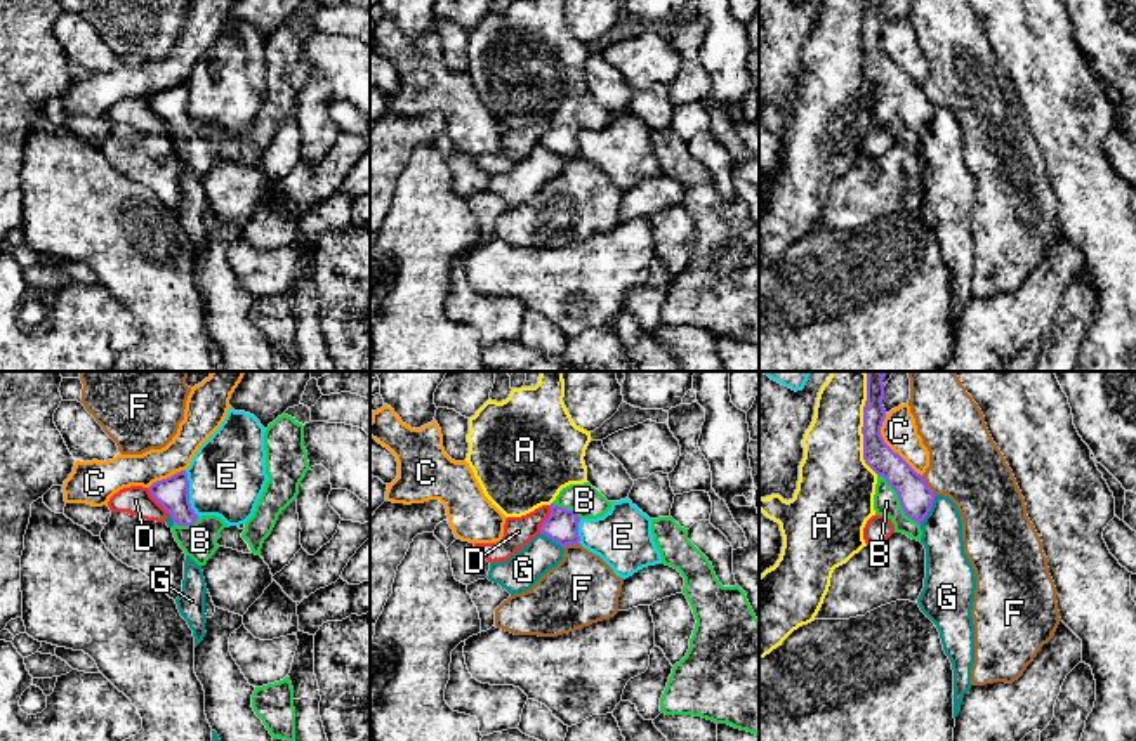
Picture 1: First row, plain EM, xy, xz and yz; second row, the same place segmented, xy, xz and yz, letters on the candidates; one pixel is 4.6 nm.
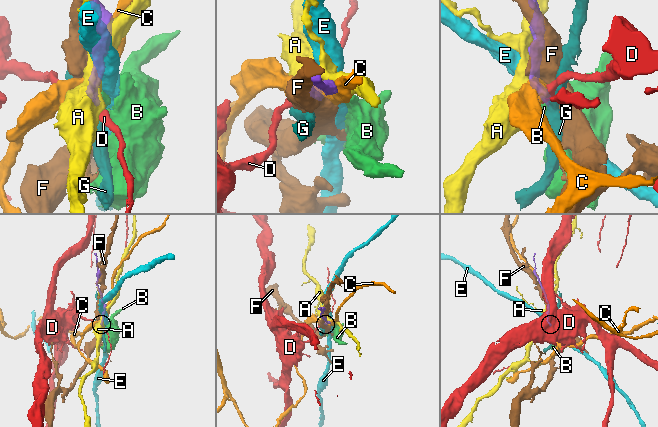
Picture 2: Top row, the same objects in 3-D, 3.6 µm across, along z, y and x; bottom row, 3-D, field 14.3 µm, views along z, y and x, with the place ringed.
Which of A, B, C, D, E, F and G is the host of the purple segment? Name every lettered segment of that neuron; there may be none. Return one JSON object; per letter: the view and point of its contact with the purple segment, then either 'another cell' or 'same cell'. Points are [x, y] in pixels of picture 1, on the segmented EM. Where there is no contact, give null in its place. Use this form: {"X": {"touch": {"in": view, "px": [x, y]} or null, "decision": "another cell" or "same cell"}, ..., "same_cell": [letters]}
{"A": {"touch": {"in": "yz", "px": [864, 424]}, "decision": "another cell"}, "B": {"touch": {"in": "yz", "px": [898, 498]}, "decision": "same cell"}, "C": {"touch": {"in": "yz", "px": [888, 446]}, "decision": "another cell"}, "D": {"touch": {"in": "xz", "px": [546, 519]}, "decision": "another cell"}, "E": {"touch": {"in": "xy", "px": [188, 493]}, "decision": "another cell"}, "F": {"touch": {"in": "yz", "px": [926, 486]}, "decision": "another cell"}, "G": {"touch": {"in": "yz", "px": [930, 509]}, "decision": "another cell"}, "same_cell": ["B"]}

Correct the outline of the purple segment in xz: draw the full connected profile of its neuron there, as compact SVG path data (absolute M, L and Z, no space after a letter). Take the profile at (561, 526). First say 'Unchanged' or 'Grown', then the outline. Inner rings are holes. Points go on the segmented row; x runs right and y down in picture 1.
Grown. M584 482L563 488L549 507L551 515L542 522L540 534L566 547L580 541L578 522L603 517L610 512L611 502L589 482Z

